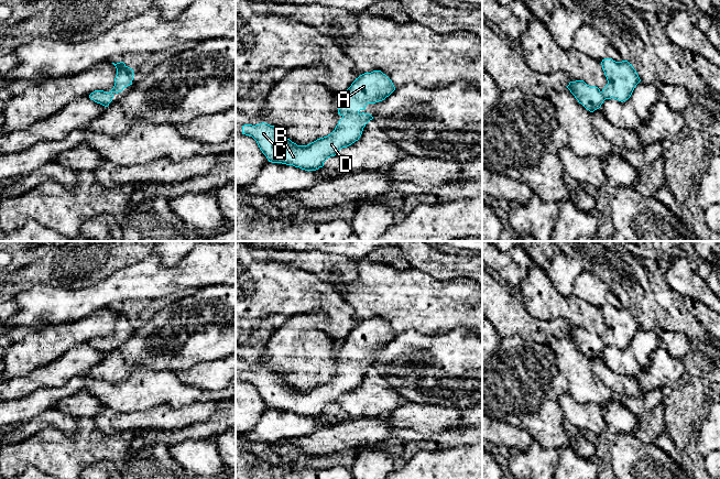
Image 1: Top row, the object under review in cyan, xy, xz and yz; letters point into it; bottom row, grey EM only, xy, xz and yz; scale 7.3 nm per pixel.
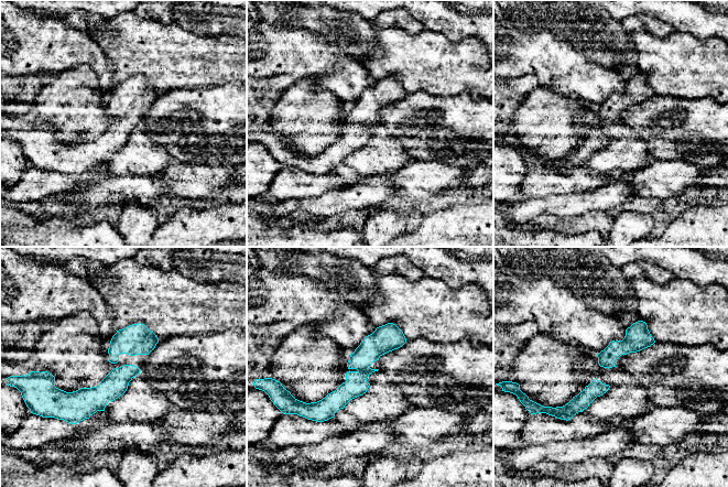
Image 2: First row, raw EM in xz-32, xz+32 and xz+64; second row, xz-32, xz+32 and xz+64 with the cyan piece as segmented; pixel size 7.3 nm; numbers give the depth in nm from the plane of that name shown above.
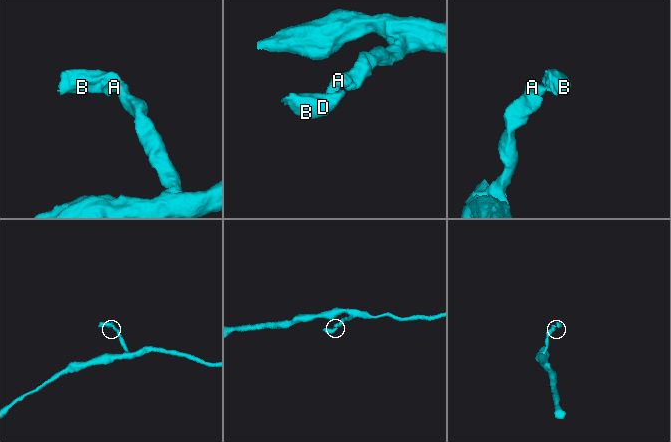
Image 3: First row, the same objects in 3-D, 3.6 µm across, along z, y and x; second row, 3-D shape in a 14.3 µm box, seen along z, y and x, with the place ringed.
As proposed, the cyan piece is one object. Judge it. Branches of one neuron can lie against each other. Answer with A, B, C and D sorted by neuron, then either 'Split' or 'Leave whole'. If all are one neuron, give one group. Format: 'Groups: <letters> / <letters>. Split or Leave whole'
Groups: A B C D. Leave whole

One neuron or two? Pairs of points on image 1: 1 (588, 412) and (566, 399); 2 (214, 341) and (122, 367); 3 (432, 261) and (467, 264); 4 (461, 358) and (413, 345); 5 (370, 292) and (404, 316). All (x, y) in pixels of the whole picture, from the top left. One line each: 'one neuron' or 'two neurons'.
1: one neuron
2: one neuron
3: one neuron
4: one neuron
5: one neuron

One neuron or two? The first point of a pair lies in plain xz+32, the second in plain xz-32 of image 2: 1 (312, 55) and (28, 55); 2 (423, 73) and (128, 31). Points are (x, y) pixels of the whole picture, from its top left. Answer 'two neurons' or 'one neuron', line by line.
1: one neuron
2: one neuron

